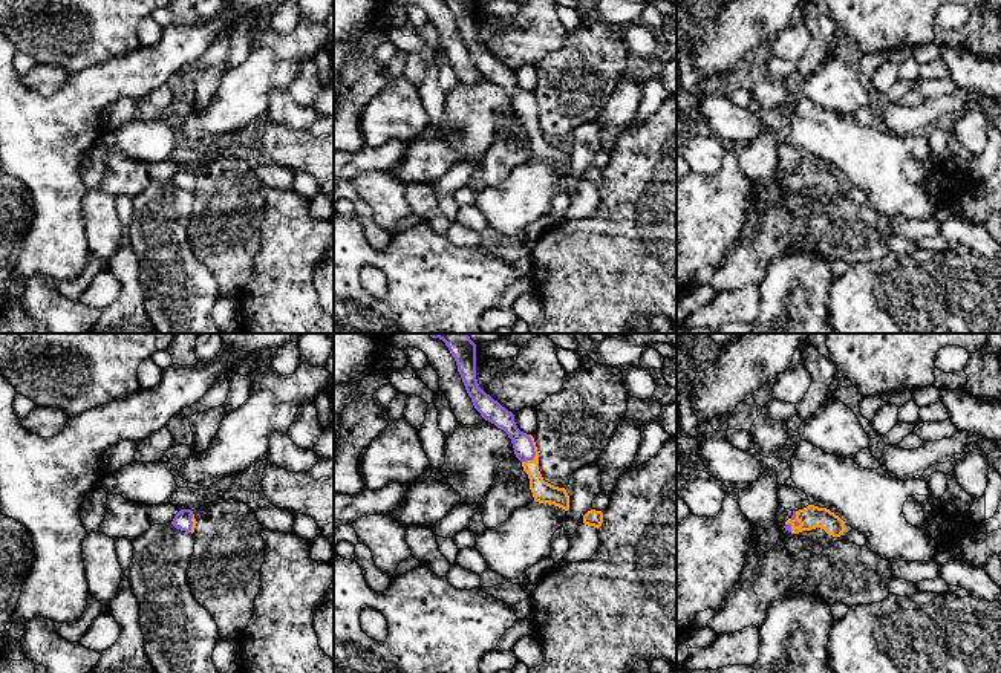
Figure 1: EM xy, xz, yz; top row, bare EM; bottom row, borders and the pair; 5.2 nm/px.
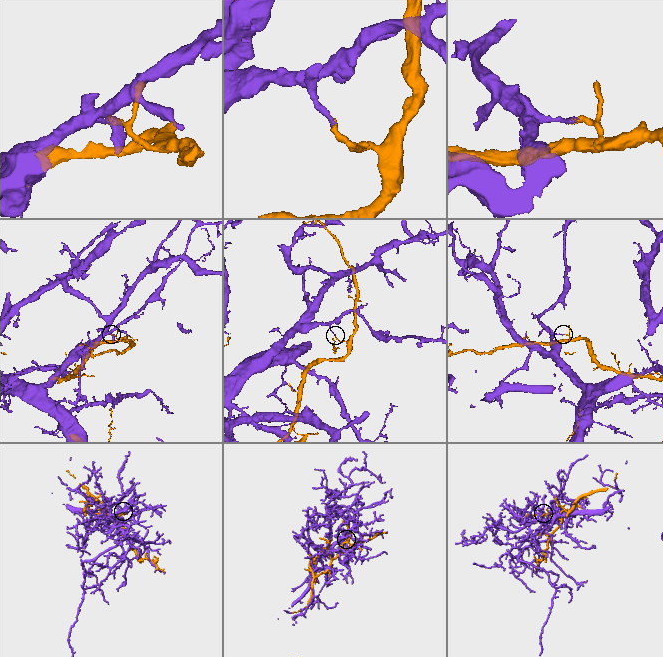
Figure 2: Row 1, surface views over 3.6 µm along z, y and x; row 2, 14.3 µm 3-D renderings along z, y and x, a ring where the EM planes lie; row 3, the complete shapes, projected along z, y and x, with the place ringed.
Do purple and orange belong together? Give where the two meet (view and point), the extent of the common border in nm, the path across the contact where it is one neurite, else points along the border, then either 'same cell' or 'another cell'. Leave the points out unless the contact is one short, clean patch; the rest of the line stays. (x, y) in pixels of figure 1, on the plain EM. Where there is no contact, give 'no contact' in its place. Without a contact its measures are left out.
meets purple in xz at (534, 109); contact 160 nm long; another cell

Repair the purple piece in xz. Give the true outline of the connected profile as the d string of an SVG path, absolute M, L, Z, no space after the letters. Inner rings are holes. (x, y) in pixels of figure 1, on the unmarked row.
M445 0L456 18L458 29L474 66L481 73L504 87L511 96L514 112L520 119L533 118L536 113L530 92L520 89L514 80L514 72L487 52L476 37L476 2Z

